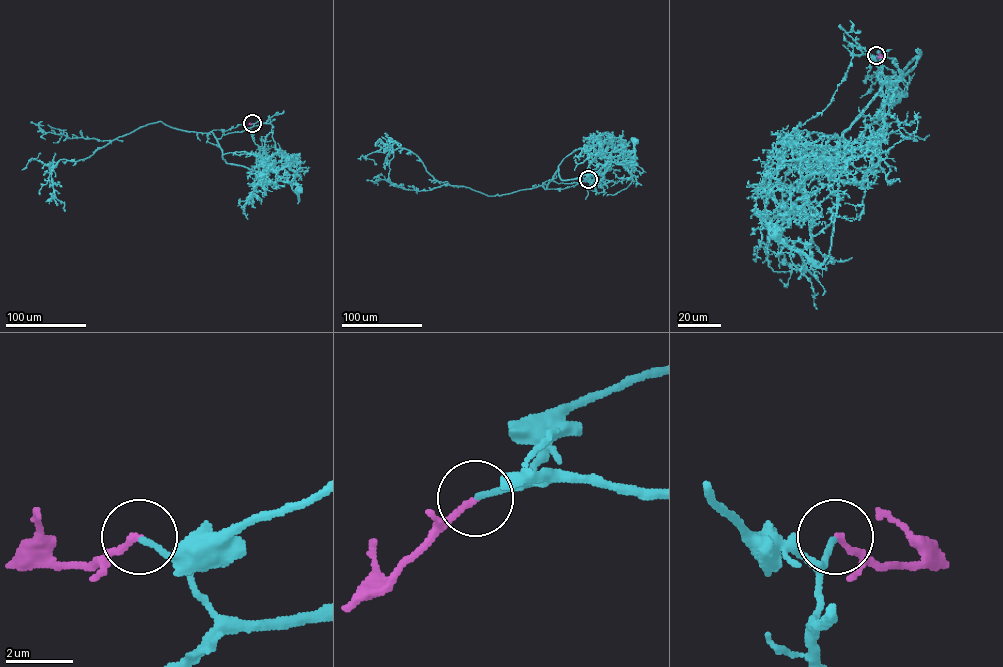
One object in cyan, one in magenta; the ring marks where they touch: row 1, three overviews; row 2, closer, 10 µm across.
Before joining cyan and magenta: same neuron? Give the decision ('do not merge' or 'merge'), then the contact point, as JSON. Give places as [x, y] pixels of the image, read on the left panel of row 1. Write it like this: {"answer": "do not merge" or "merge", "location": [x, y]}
{"answer": "merge", "location": [252, 123]}

